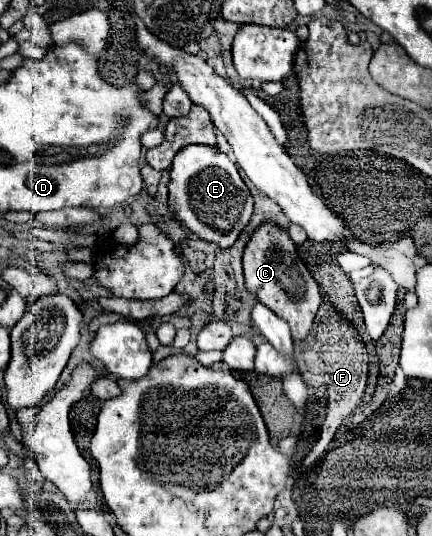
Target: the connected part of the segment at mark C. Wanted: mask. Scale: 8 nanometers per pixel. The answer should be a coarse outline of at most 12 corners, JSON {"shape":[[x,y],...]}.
{"shape":[[257,226],[243,250],[247,290],[309,334],[323,302],[289,232]]}

